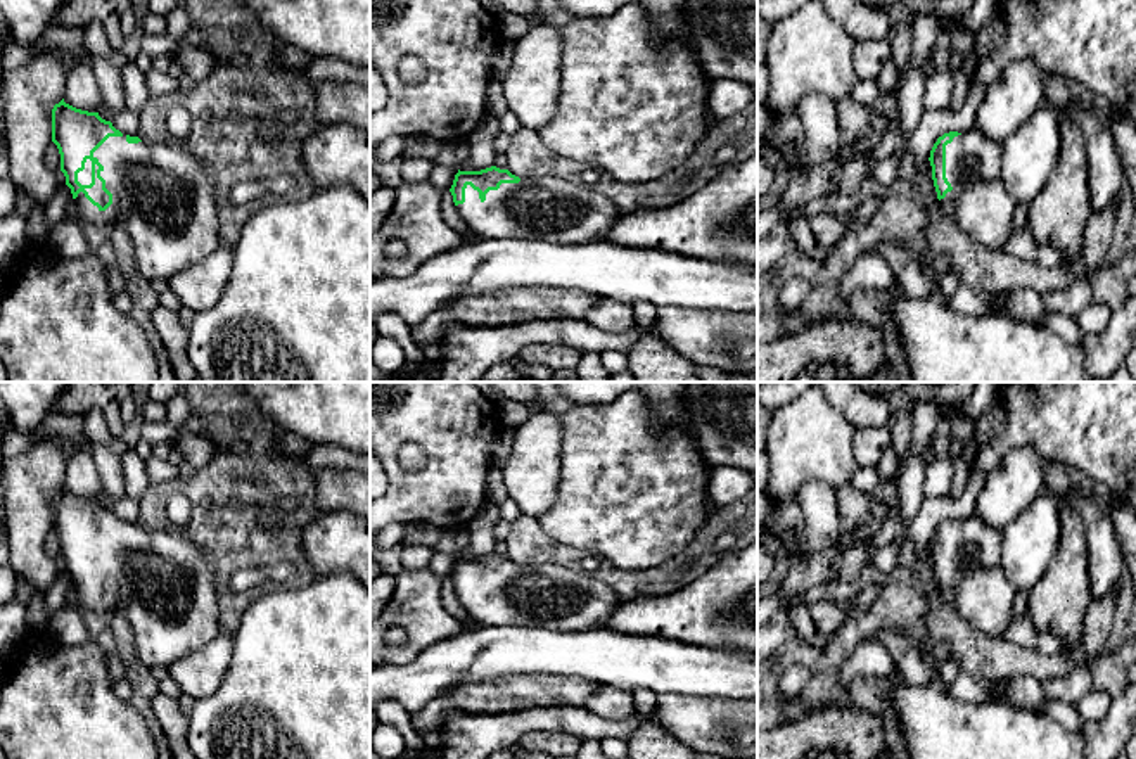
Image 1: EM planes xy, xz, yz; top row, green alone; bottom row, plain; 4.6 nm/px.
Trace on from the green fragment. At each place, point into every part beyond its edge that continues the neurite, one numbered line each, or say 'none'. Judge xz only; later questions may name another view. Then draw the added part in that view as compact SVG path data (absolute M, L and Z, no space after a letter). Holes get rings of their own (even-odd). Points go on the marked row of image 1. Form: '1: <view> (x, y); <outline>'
1: xz (547, 208); M555 176L520 178L519 183L501 183L489 190L486 201L470 185L465 202L456 206L474 239L538 239L558 244L584 244L605 240L616 225L616 204L595 187L578 185Z

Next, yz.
1: yz (979, 204); M977 128L946 145L946 178L953 190L939 201L946 216L977 246L1001 252L1015 233L1015 201L1001 182L1001 144Z

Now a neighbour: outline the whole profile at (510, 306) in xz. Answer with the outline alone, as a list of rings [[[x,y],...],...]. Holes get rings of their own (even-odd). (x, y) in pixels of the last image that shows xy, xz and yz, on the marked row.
[[[555,287],[503,289],[470,294],[432,311],[412,337],[418,348],[443,339],[450,325],[507,327],[526,320],[586,318],[597,296]]]

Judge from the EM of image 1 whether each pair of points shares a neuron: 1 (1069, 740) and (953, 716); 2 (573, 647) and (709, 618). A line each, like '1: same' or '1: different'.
1: same
2: different

